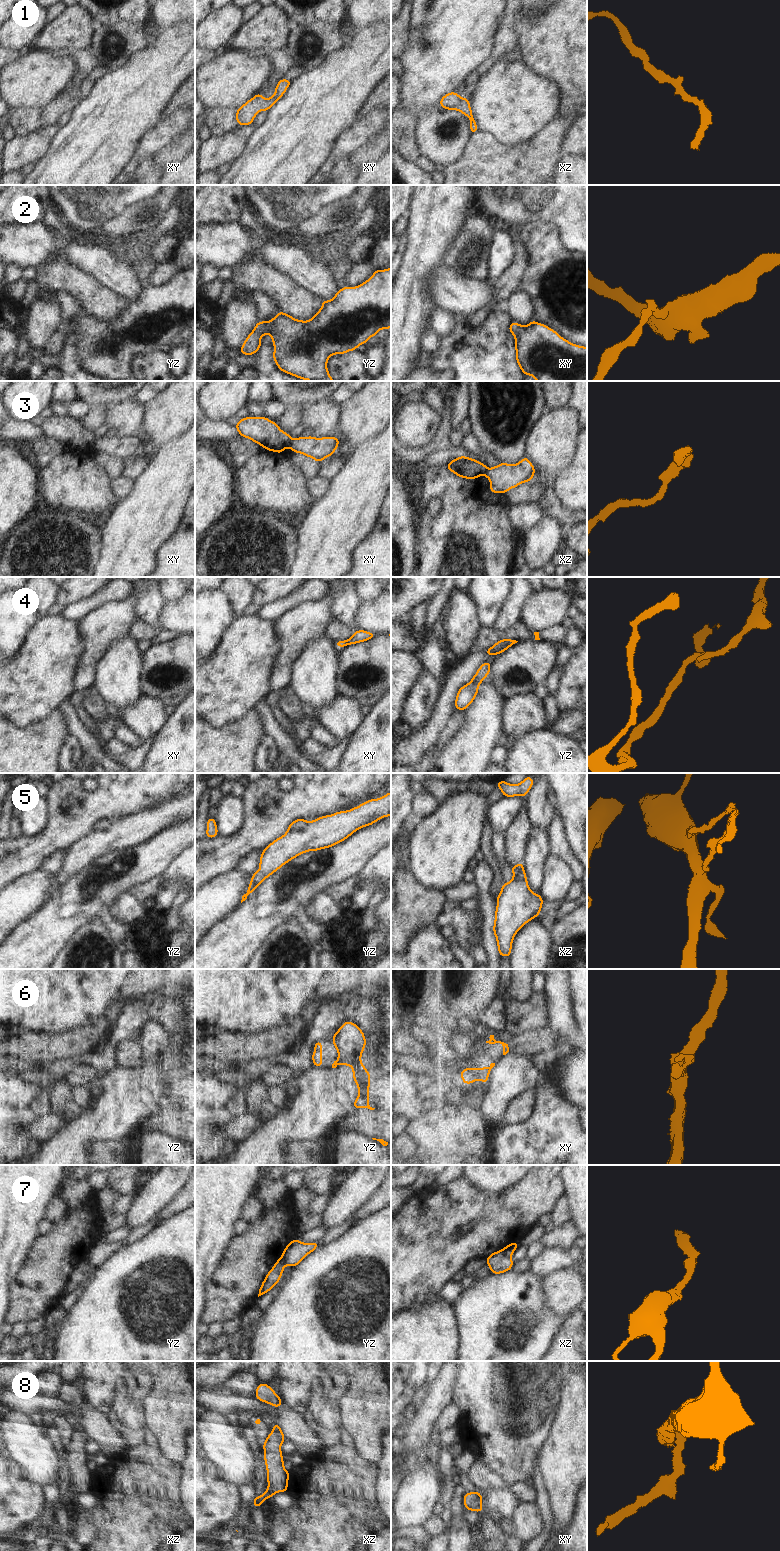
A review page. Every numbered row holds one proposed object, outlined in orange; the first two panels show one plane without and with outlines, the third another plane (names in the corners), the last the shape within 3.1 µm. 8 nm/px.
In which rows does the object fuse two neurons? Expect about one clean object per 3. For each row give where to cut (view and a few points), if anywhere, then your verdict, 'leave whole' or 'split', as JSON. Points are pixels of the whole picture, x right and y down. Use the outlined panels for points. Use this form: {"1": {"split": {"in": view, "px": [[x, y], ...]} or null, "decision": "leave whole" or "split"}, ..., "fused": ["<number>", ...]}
{"1": {"split": null, "decision": "leave whole"}, "2": {"split": null, "decision": "leave whole"}, "3": {"split": {"in": "xy", "px": [[291, 439], [288, 446]]}, "decision": "split"}, "4": {"split": {"in": "xy", "px": [[345, 641], [347, 644]]}, "decision": "split"}, "5": {"split": {"in": "yz", "px": [[309, 821], [301, 830], [290, 830], [287, 832]]}, "decision": "split"}, "6": {"split": {"in": "yz", "px": [[333, 1039], [336, 1046]]}, "decision": "split"}, "7": {"split": {"in": "xz", "px": [[502, 1249], [510, 1256]]}, "decision": "split"}, "8": {"split": {"in": "xz", "px": [[270, 1435], [263, 1447]]}, "decision": "split"}, "fused": ["3", "4", "5", "6", "7", "8"]}

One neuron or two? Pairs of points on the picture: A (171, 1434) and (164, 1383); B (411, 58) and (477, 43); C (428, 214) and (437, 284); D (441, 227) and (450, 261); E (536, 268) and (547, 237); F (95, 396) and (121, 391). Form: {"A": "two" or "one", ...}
{"A": "one", "B": "one", "C": "two", "D": "two", "E": "one", "F": "one"}

